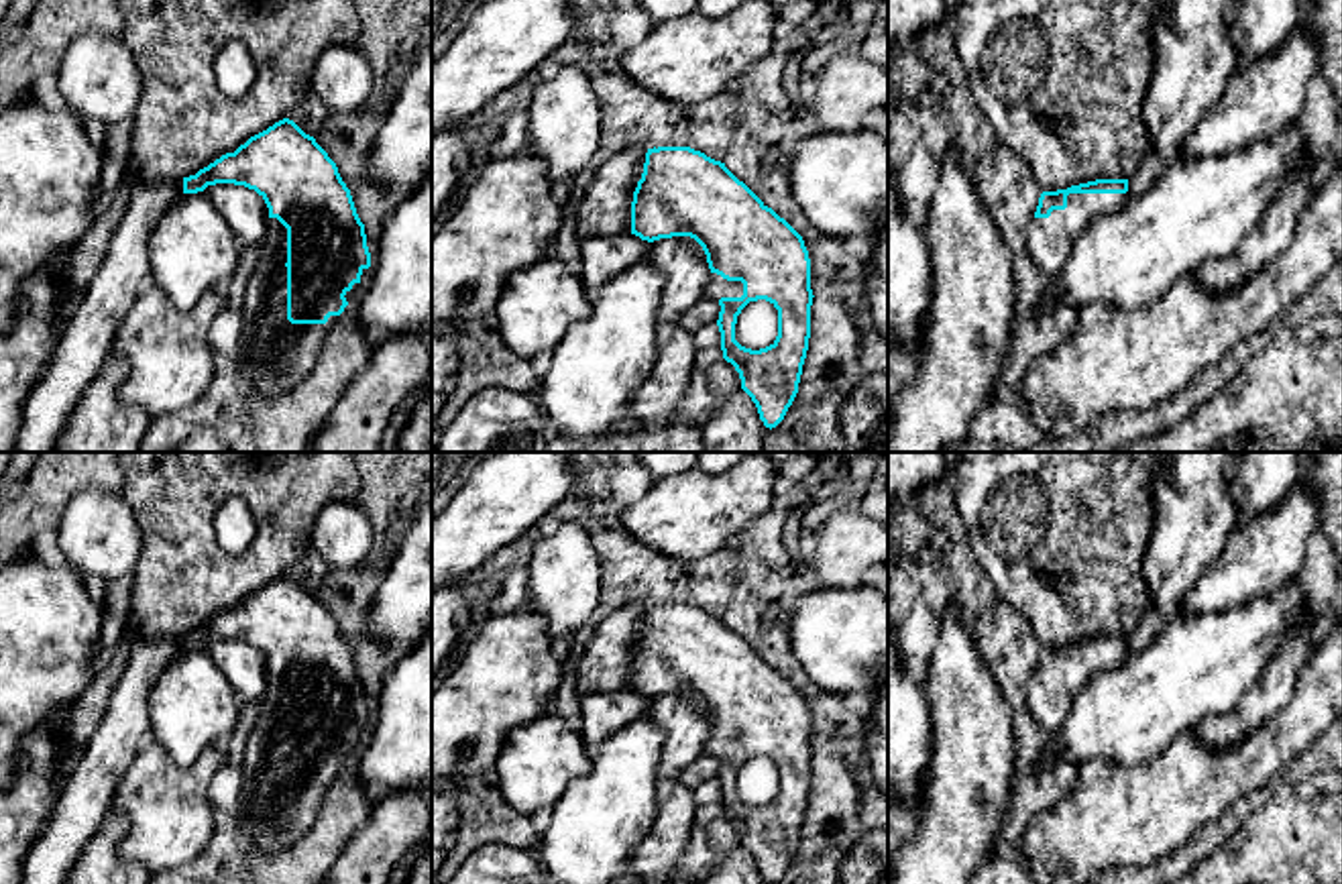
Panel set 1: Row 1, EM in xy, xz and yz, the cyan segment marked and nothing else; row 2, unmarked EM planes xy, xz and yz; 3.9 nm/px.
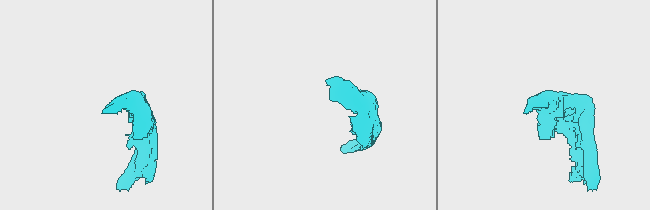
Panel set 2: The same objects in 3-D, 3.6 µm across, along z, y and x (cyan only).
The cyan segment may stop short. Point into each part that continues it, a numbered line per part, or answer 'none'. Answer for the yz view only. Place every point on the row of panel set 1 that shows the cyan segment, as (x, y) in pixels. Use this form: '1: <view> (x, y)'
1: yz (1049, 241)

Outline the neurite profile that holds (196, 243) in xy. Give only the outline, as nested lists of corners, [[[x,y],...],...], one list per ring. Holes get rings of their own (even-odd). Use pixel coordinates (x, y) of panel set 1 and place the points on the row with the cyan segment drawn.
[[[216,183],[183,194],[149,236],[151,277],[175,308],[187,310],[206,291],[224,289],[240,248],[259,246],[267,232],[267,204],[255,189]]]

